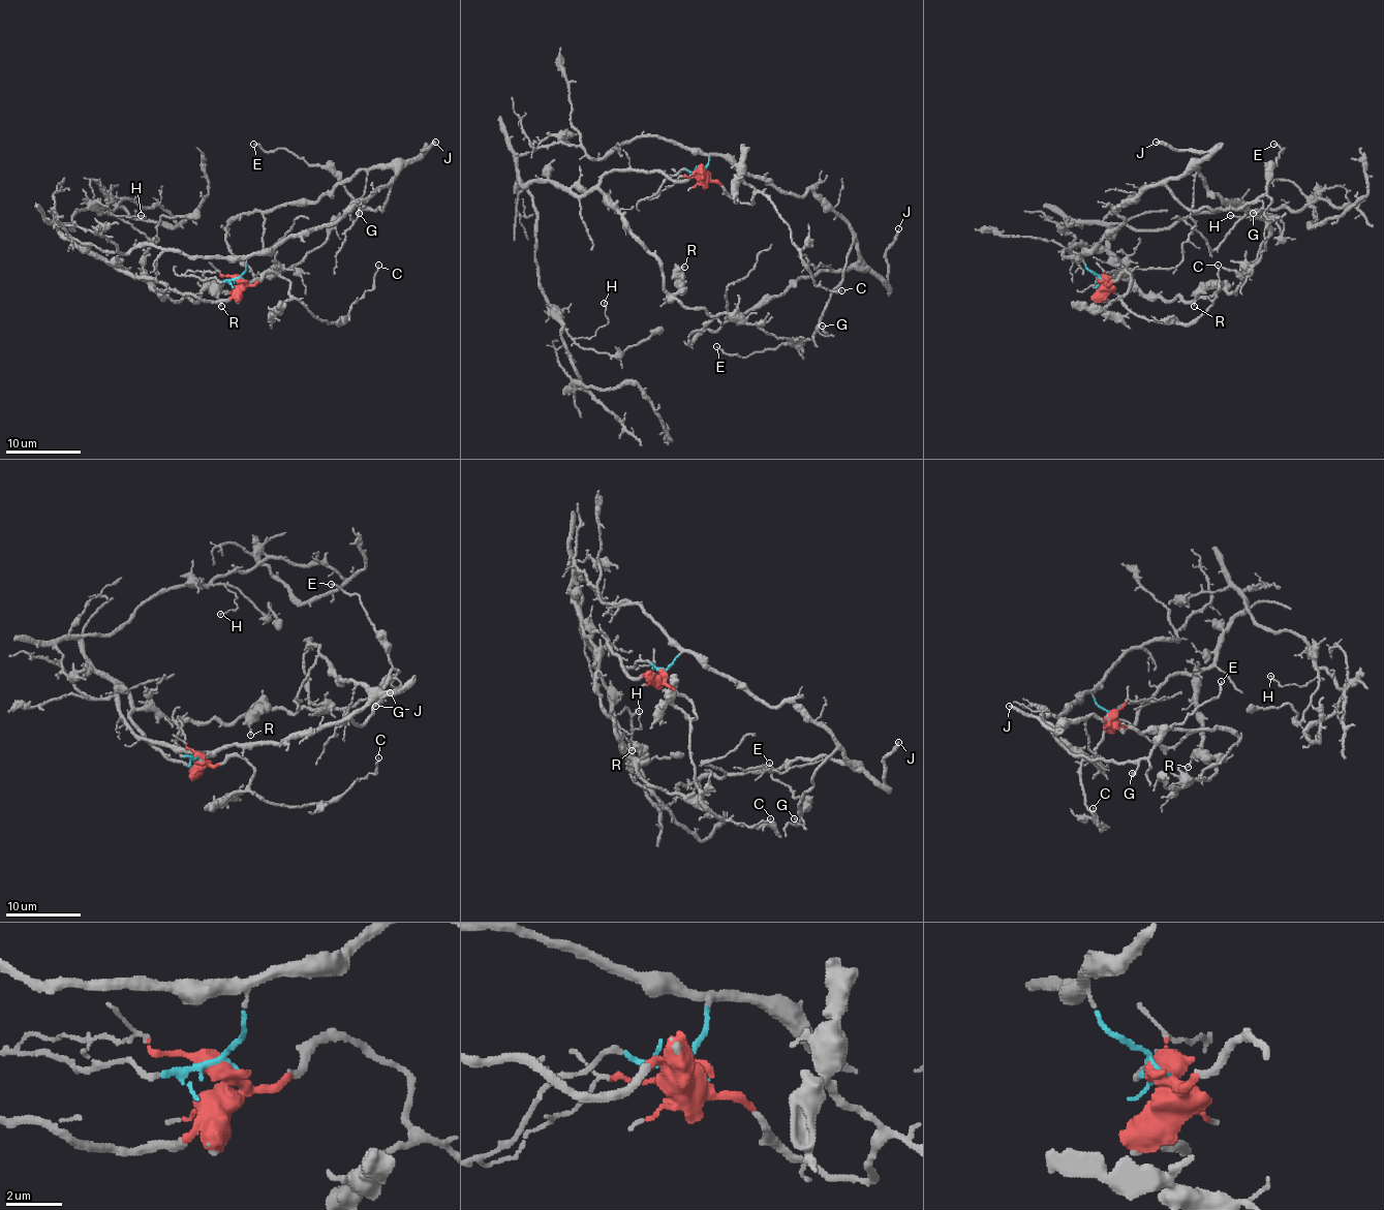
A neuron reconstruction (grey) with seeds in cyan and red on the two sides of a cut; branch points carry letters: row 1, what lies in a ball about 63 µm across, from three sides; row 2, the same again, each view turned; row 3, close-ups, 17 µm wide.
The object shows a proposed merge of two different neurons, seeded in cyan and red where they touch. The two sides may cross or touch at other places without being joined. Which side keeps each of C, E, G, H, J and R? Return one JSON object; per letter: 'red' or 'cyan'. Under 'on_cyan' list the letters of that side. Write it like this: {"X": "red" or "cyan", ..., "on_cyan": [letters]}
{"C": "red", "E": "cyan", "G": "cyan", "H": "red", "J": "cyan", "R": "red", "on_cyan": ["E", "G", "J"]}

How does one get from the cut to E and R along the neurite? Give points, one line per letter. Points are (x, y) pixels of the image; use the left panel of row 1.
E: (243, 280), (250, 255), (335, 221), (390, 186), (382, 210), (362, 208), (326, 168), (254, 144)
R: (241, 280), (232, 297), (207, 301), (135, 278), (174, 301), (195, 301), (215, 285), (220, 306)

